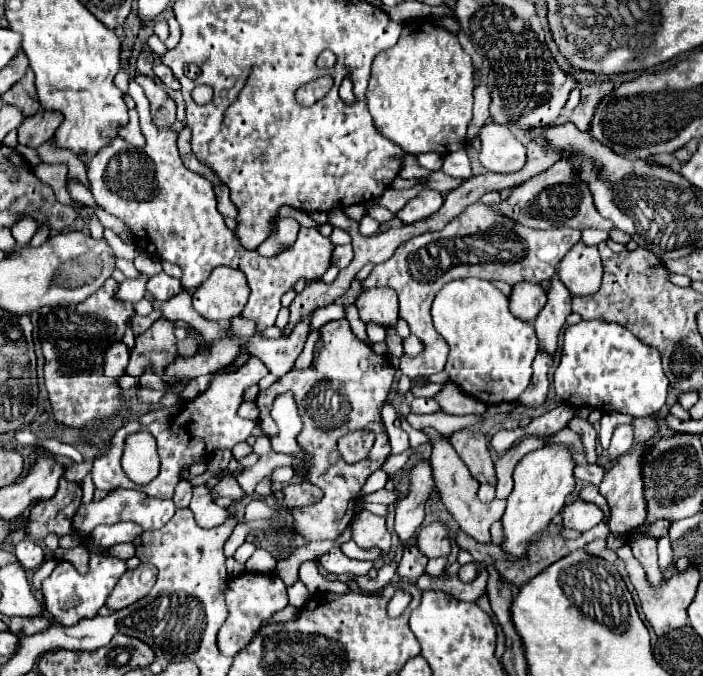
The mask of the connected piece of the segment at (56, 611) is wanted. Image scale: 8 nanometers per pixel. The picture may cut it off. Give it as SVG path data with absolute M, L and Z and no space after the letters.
M93 551L89 555L91 555L89 575L79 575L69 561L59 561L53 573L41 585L47 613L51 613L55 623L61 627L71 627L71 625L77 625L81 619L95 617L97 611L105 605L105 599L109 597L117 579L127 571L125 561L119 561L113 557L101 557L101 555L95 555Z

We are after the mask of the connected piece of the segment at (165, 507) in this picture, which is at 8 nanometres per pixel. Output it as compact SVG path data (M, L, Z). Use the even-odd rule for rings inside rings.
M117 489L111 495L107 495L103 501L97 501L97 503L91 501L87 507L81 507L77 511L77 533L87 535L101 523L111 525L117 521L131 521L131 523L141 525L143 529L161 529L173 515L175 515L173 501L153 499L147 493L141 493L137 489Z

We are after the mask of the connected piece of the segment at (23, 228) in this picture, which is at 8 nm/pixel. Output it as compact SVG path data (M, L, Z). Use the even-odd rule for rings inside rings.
M23 215L17 223L15 223L15 227L11 229L13 231L13 237L15 237L15 241L19 243L19 245L27 245L29 241L31 241L31 237L35 235L35 231L37 231L37 223L35 223L35 219L29 215Z

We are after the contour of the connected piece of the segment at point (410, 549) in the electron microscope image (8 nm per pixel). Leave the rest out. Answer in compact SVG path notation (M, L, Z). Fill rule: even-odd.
M409 543L405 547L405 553L403 553L401 561L399 561L397 575L401 579L407 579L407 581L417 581L423 575L423 571L425 571L425 563L427 563L425 555L421 555L417 551L417 547L413 543Z

